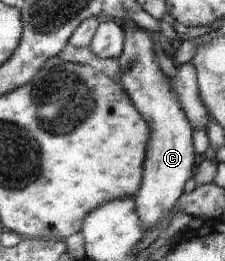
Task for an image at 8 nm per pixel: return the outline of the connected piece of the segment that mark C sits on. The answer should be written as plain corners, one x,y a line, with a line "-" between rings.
125,19
121,25
123,25
125,42
122,53
118,56
121,72
117,79
150,128
143,161
142,183
135,194
137,214
140,221
146,224
147,230
173,208
175,201
184,193
185,182
193,176
196,155
193,148
193,128
181,106
176,90
159,67
159,58
153,51
151,32
131,19

